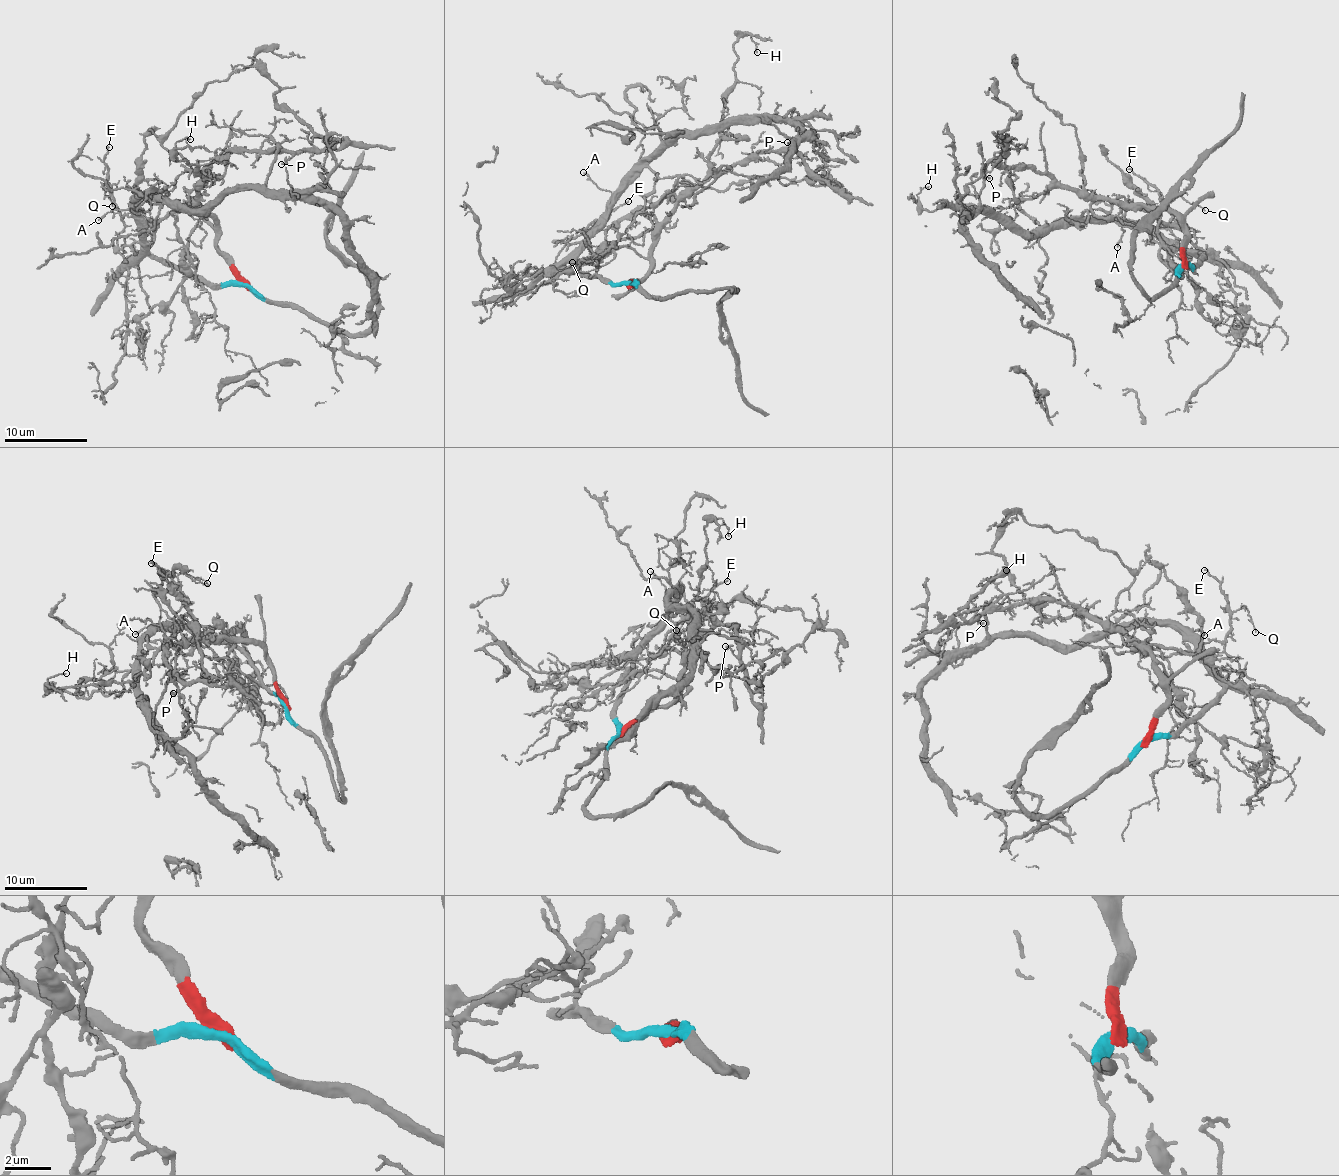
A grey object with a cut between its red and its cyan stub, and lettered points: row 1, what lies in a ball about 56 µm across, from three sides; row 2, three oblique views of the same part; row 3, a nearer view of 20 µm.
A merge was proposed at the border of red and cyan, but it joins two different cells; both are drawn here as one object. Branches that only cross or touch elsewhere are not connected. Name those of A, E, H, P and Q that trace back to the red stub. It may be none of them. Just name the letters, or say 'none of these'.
H, P

